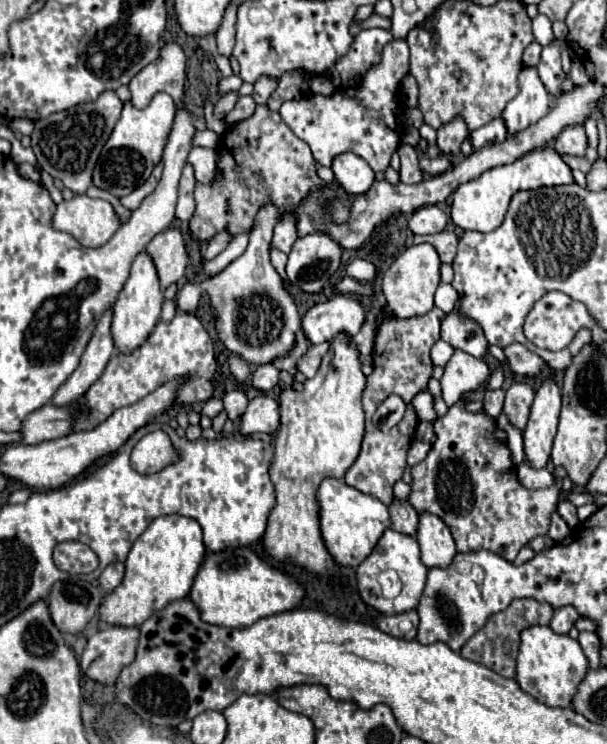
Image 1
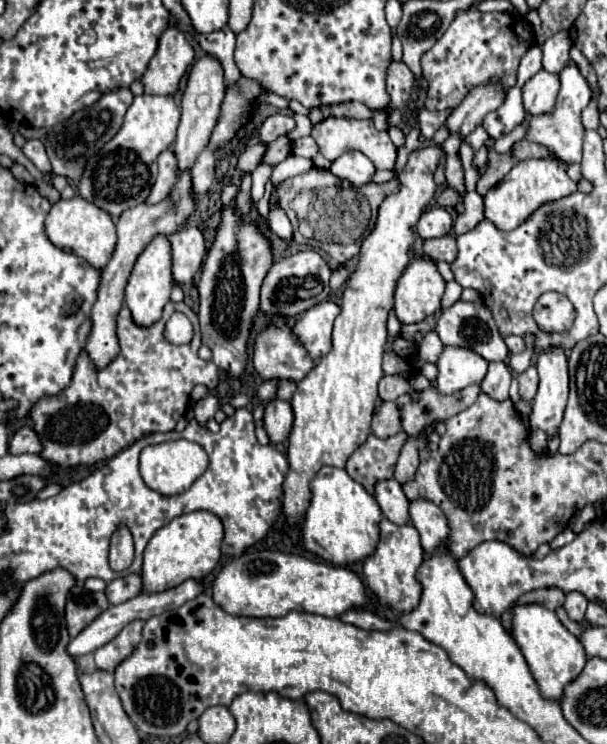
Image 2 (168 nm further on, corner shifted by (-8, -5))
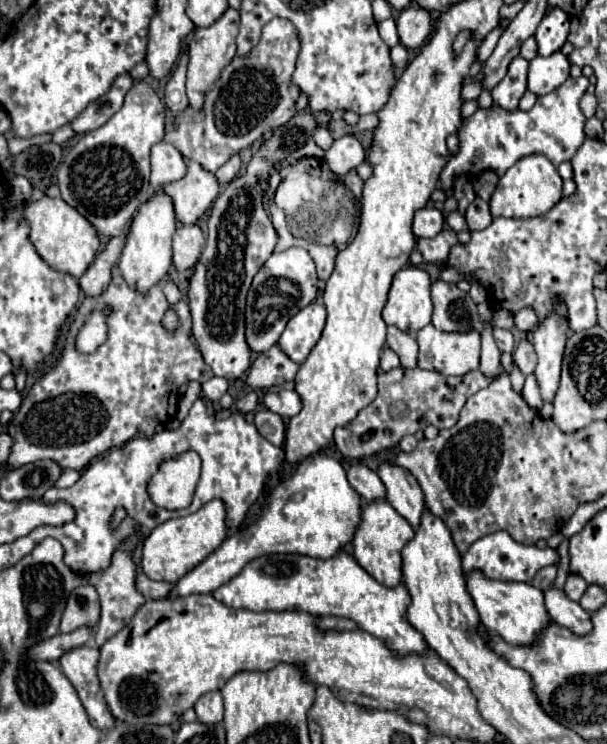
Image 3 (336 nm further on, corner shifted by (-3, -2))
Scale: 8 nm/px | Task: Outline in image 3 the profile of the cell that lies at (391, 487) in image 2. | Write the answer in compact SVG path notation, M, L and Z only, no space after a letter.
M353 464L347 470L347 478L353 490L357 490L357 494L363 500L365 498L385 498L385 486L381 486L381 480L377 478L375 470L371 470L369 466Z

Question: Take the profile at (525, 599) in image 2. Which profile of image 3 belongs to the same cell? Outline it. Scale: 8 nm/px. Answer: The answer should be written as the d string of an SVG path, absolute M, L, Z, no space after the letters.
M551 564L551 566L545 566L537 572L537 576L533 578L533 586L539 588L539 590L547 590L549 586L553 586L553 580L555 580L555 574L557 574L557 566Z

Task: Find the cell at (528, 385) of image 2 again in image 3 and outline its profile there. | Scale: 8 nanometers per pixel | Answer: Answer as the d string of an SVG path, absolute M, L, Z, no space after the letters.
M521 338L515 346L515 352L513 352L513 360L515 364L519 366L519 370L527 376L535 370L535 364L537 364L537 354L533 350L533 344L529 338Z

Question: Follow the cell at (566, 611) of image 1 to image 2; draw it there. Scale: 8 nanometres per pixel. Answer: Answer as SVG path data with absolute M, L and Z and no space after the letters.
M568 593L566 595L566 603L564 603L564 609L568 613L568 617L572 621L582 621L584 619L584 613L586 613L586 605L588 605L588 599L582 595L582 593Z

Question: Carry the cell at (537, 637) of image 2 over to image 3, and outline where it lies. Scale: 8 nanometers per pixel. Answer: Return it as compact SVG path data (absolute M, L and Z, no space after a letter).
M481 570L467 572L465 580L467 580L467 592L479 612L481 622L485 622L489 630L501 634L505 642L513 646L529 646L529 638L533 638L533 630L541 630L541 626L545 626L545 618L549 618L549 614L545 610L543 592L539 588L525 582L491 580L485 578Z

